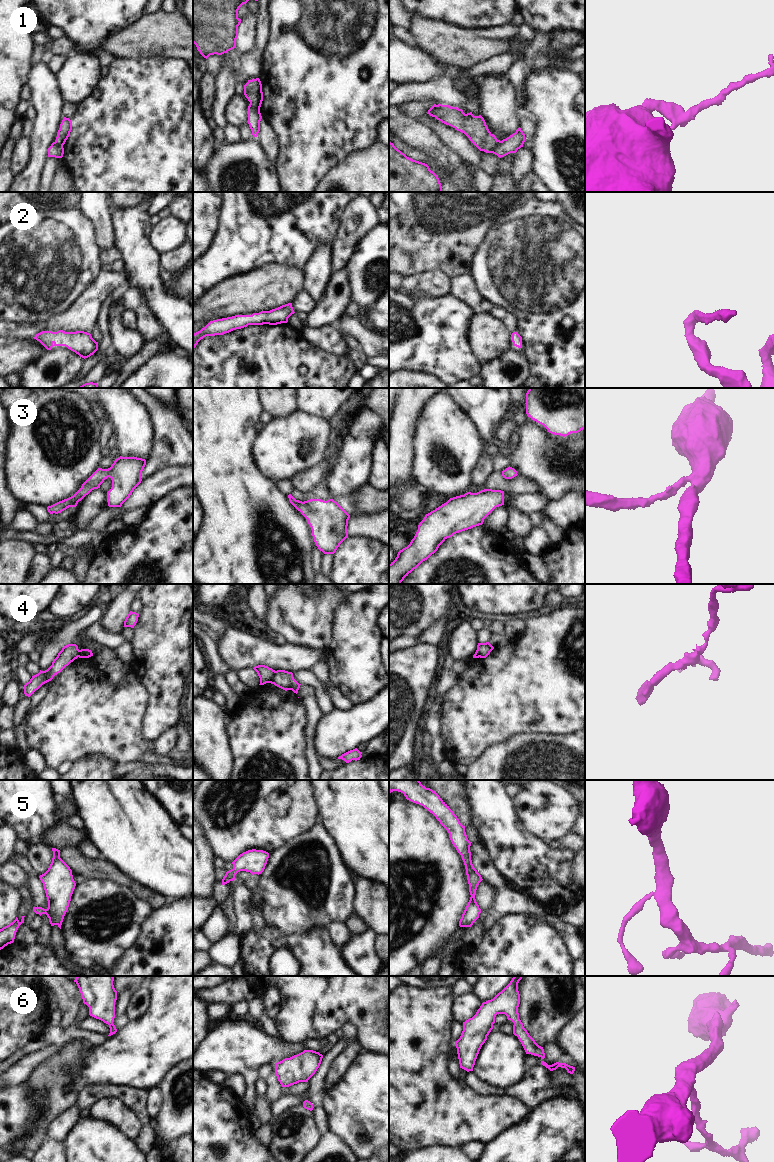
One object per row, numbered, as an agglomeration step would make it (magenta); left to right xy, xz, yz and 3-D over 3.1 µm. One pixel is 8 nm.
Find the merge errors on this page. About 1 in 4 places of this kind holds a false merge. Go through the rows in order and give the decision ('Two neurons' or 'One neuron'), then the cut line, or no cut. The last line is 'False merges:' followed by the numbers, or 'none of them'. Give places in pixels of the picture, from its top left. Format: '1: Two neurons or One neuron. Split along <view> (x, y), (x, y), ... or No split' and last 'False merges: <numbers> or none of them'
1: Two neurons. Split along yz (501, 141), (490, 152)
2: One neuron. No split
3: One neuron. No split
4: Two neurons. Split along xz (276, 671), (268, 682)
5: One neuron. No split
6: One neuron. No split
False merges: 1, 4

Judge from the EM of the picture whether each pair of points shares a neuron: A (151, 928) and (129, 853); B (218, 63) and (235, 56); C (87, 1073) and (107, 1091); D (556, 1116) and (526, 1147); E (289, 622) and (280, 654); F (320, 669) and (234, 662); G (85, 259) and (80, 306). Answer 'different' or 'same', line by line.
A: different
B: same
C: different
D: same
E: different
F: different
G: different

